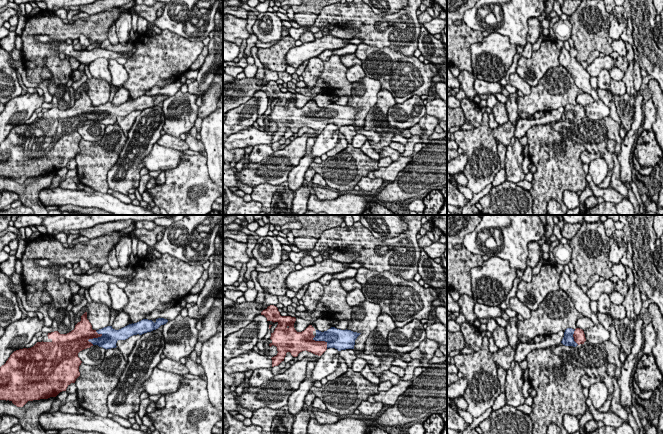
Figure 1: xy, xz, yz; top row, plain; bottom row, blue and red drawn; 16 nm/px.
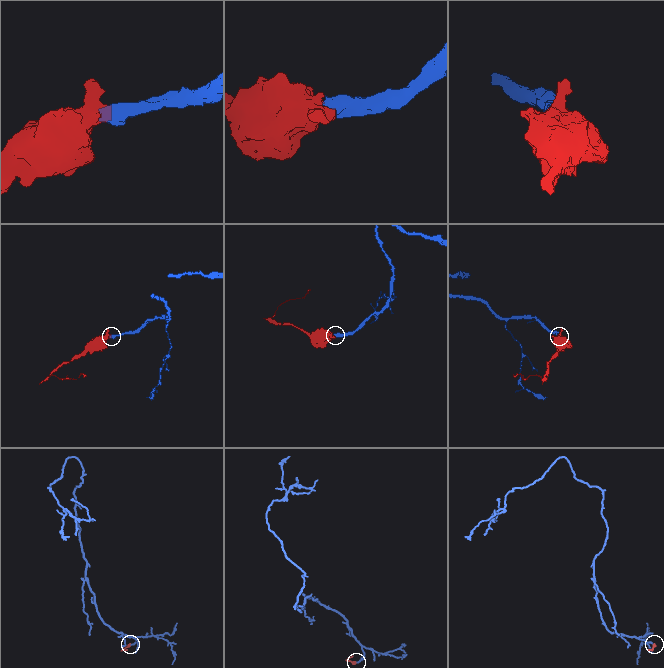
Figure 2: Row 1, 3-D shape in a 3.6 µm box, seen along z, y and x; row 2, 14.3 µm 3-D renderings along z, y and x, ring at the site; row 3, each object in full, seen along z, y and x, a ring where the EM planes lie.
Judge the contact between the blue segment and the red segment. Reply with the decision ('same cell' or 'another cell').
same cell

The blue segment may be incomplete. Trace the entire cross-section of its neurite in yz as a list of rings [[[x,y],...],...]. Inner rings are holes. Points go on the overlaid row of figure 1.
[[[567,328],[564,332],[564,337],[561,343],[565,346],[573,346],[584,344],[586,341],[584,331],[580,328],[576,328],[575,330],[572,328]]]

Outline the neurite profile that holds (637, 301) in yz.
[[[635,283],[635,287],[633,290],[633,308],[635,315],[640,315],[640,311],[642,308],[642,299],[641,299],[641,292],[639,288],[639,283]]]

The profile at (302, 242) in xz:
[[[299,236],[294,237],[293,245],[295,245],[300,250],[312,250],[314,249],[316,243],[317,238],[314,238],[312,236]]]

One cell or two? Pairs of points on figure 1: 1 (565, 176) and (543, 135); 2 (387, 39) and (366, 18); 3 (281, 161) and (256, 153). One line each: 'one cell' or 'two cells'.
1: one cell
2: one cell
3: two cells

